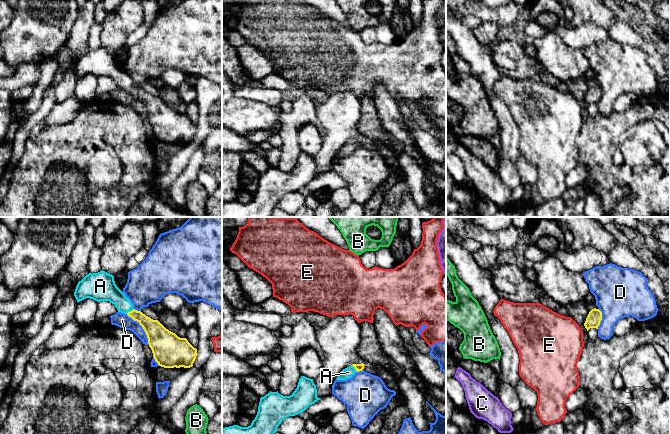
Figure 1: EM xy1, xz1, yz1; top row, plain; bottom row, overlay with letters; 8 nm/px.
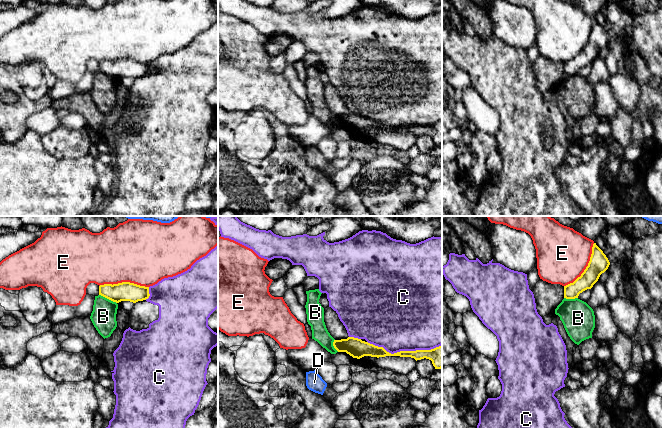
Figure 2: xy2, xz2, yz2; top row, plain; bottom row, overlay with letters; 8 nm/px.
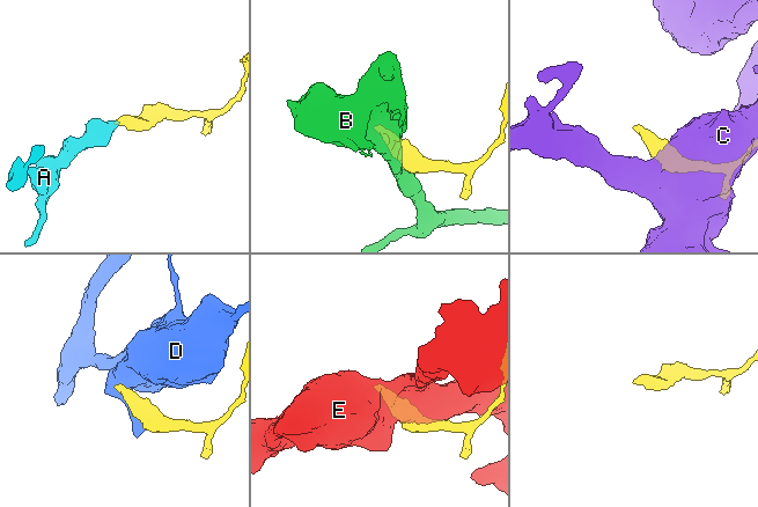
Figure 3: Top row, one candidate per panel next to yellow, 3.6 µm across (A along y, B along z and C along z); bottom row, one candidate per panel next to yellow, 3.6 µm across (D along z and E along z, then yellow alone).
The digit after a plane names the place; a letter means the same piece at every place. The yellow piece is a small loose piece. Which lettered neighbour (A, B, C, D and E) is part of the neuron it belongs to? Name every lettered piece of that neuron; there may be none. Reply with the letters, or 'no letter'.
A

